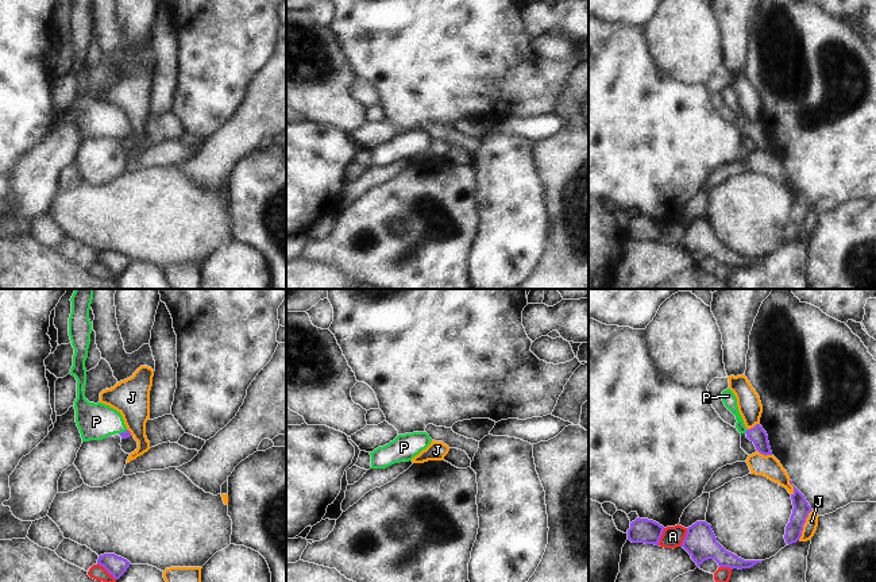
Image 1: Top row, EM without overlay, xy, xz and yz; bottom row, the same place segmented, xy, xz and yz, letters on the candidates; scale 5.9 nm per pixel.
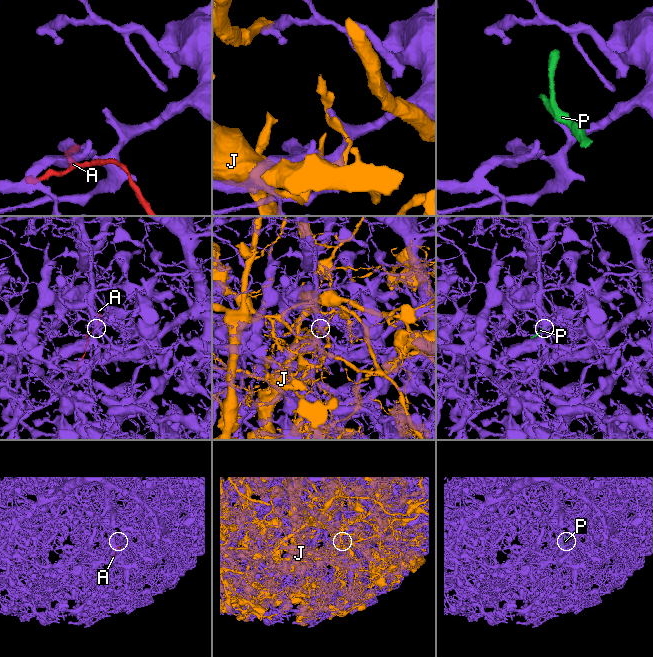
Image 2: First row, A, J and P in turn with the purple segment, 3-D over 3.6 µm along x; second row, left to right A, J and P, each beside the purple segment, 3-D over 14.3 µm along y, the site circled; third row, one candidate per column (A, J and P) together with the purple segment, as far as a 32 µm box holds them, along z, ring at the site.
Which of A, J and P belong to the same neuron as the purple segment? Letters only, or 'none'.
P

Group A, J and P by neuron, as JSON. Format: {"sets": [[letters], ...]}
{"sets": [["A"], ["J"], ["P"]]}

